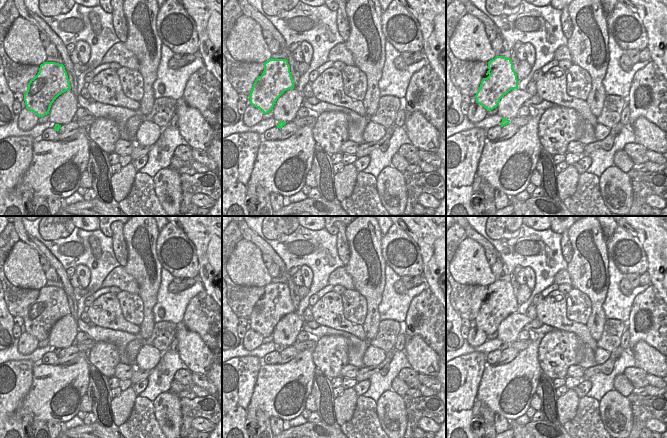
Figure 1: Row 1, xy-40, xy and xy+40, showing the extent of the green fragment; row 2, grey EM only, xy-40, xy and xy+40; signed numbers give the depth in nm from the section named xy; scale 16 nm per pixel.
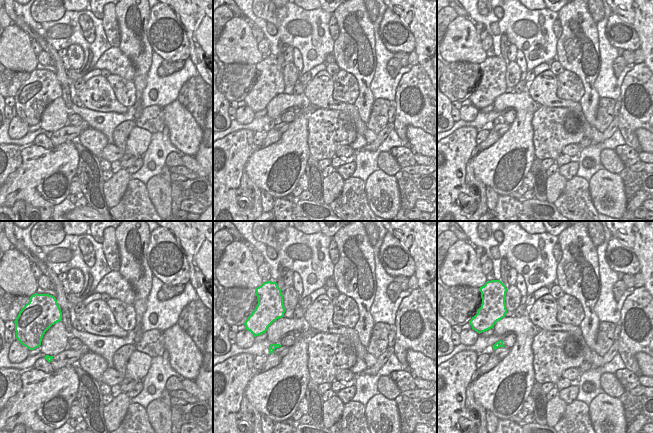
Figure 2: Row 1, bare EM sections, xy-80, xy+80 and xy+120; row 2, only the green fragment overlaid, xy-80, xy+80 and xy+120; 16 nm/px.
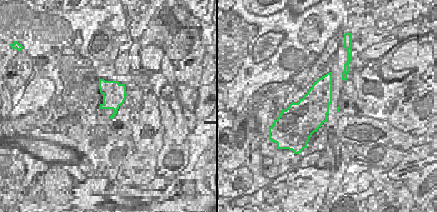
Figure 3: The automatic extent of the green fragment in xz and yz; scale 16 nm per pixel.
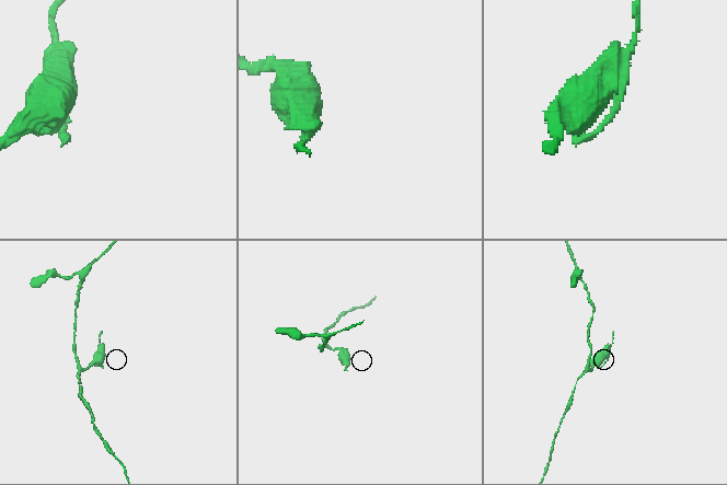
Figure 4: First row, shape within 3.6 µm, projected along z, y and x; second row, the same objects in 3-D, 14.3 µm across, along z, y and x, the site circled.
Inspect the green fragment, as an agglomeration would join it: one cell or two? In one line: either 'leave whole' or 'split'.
split

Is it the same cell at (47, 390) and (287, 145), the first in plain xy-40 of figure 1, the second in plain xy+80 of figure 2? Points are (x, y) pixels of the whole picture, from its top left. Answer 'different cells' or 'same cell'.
same cell

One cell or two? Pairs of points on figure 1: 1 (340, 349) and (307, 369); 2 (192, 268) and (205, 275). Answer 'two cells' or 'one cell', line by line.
1: two cells
2: two cells

